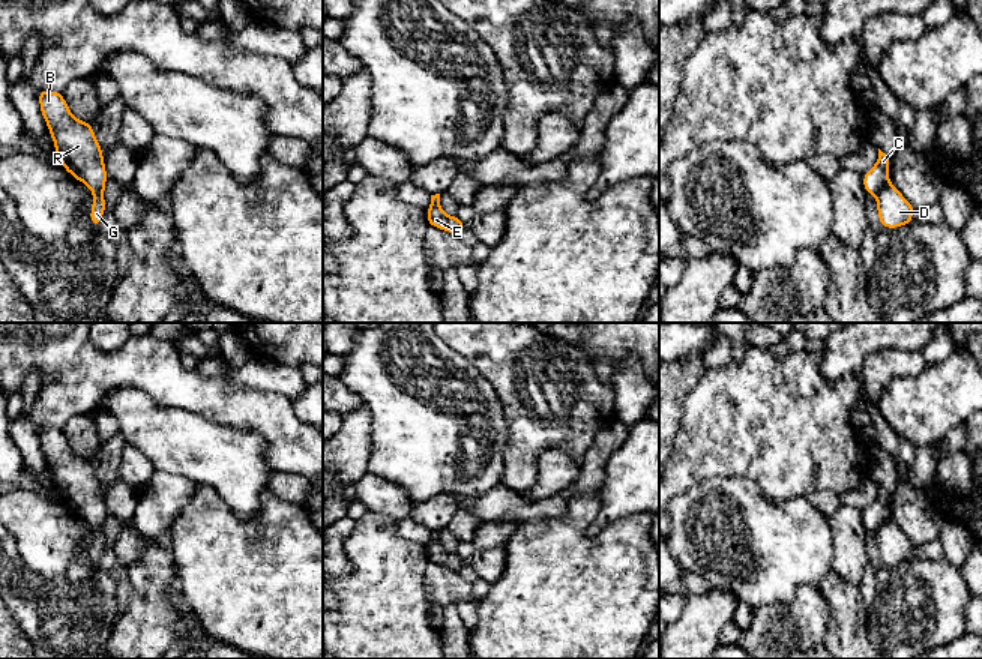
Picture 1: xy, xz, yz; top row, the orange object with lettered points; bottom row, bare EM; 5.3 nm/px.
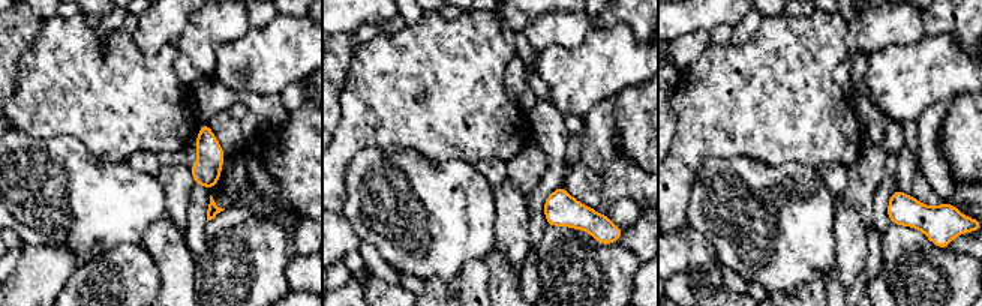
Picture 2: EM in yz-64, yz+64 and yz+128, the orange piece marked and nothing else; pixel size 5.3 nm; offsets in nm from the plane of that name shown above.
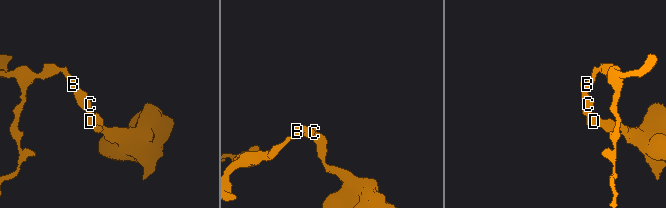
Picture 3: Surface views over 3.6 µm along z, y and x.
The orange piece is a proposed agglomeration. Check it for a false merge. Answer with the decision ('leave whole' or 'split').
split

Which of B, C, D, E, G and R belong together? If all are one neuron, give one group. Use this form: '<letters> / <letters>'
B C R / D E G

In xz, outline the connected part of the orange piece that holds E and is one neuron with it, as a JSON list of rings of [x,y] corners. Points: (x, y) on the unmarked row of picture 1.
[[[440,542],[428,543],[426,551],[428,561],[449,567],[458,573],[465,566],[462,557],[458,552],[447,552]]]

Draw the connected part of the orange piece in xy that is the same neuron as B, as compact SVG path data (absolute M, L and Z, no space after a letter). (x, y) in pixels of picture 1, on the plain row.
M39 426L38 431L60 500L93 530L104 528L107 506L92 459L75 455L60 428Z

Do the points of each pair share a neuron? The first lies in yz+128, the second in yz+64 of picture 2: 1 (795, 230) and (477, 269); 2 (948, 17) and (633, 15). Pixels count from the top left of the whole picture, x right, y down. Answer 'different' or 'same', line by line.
1: different
2: same

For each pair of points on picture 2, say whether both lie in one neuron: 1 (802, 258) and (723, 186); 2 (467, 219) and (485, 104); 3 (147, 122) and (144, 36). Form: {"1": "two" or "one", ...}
{"1": "one", "2": "two", "3": "two"}

